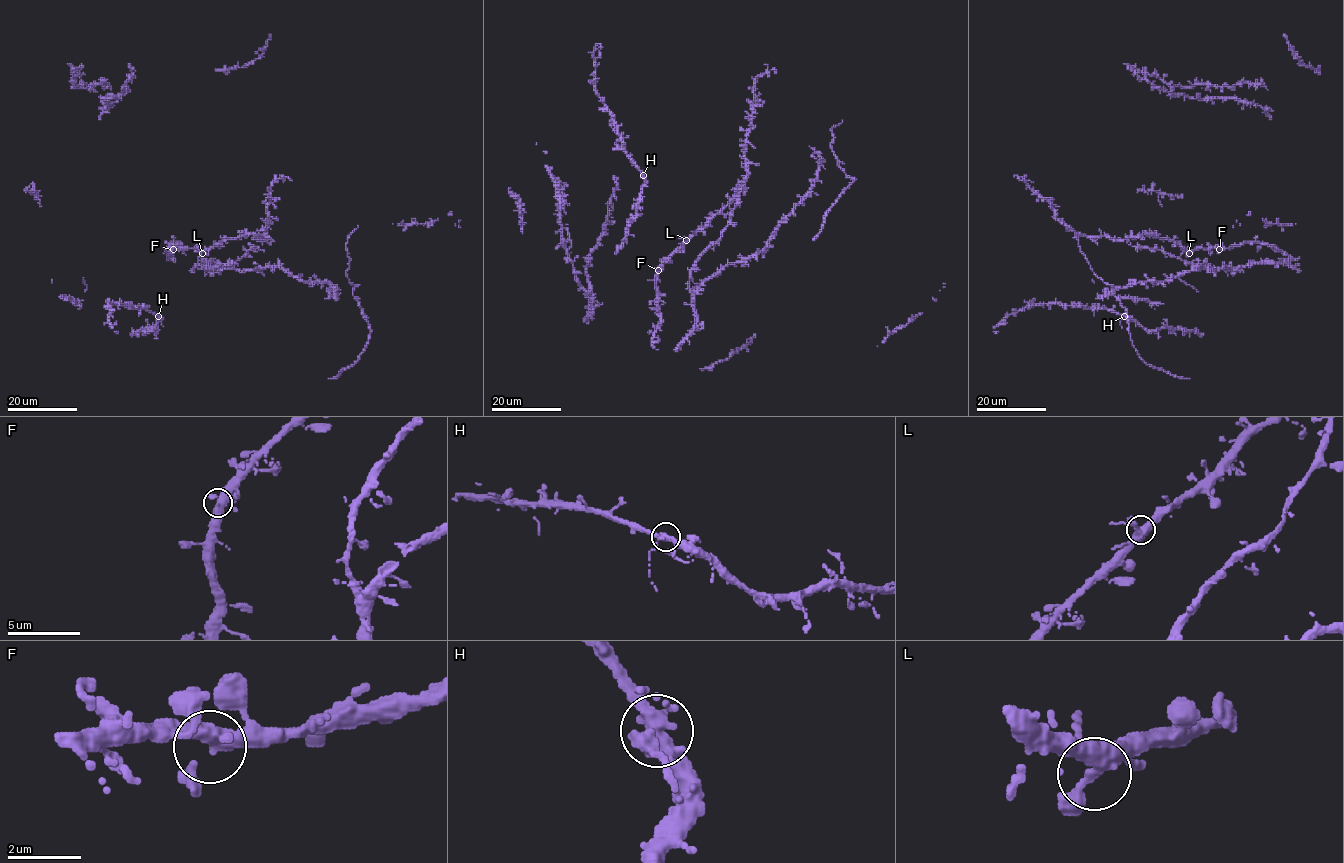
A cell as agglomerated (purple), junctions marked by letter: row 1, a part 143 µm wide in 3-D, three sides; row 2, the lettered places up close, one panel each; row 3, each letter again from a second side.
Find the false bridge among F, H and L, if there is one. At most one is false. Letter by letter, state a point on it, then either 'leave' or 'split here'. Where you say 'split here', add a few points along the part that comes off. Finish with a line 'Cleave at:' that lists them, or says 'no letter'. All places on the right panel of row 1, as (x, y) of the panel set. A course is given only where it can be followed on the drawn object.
F: (1219, 249) | leave
H: (1124, 316) | leave
L: (1189, 253) | leave
Cleave at: no letter

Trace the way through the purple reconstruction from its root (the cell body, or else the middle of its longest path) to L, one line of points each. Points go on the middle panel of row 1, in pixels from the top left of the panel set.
L: (658, 273), (658, 267), (686, 240)

